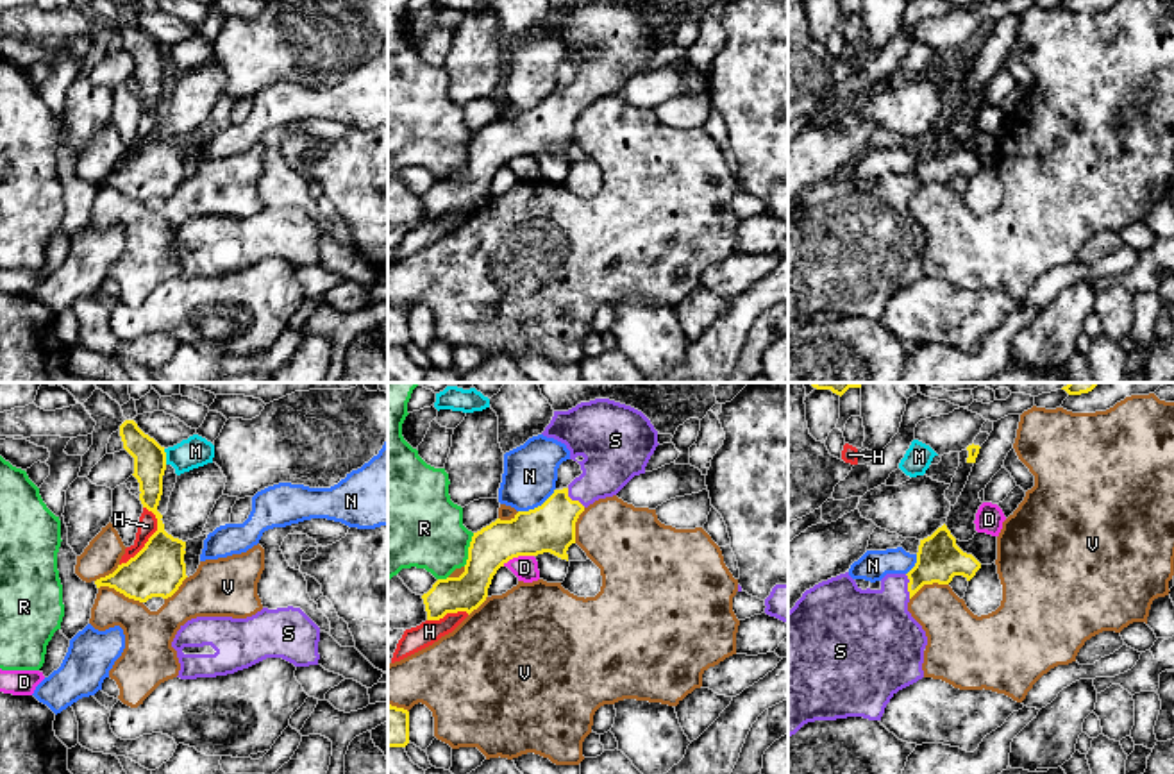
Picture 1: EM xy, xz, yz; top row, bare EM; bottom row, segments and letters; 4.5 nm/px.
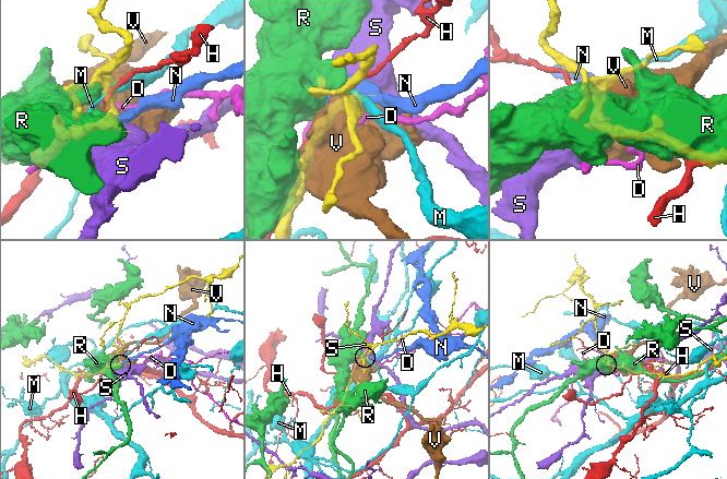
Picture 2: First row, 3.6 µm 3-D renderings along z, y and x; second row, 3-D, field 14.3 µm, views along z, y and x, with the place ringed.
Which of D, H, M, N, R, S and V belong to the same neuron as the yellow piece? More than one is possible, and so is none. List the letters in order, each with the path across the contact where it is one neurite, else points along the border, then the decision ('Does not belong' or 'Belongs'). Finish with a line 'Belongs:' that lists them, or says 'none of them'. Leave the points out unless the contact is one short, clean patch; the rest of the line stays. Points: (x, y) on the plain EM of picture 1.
D: Boundary: xz (533, 154), (513, 156), (503, 165). Does not belong
H: Does not belong
M: Boundary: xy (163, 49), (167, 63). Does not belong
N: Boundary: xz (554, 88), (540, 104), (519, 111). Does not belong
R: Does not belong
S: Path across: xz (551, 127), (574, 100), (612, 59). Belongs
V: Does not belong
Belongs: S

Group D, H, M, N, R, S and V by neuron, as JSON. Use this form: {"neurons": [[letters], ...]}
{"neurons": [["D"], ["H"], ["M"], ["N"], ["R"], ["S"], ["V"]]}

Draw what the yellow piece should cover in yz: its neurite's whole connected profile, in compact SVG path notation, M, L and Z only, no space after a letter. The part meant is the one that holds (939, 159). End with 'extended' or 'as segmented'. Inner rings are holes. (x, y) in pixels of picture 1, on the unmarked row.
M943 123L920 139L915 166L908 173L886 173L879 189L861 189L849 172L806 189L788 211L788 338L815 320L881 320L890 299L924 277L927 236L908 211L910 198L924 184L949 184L954 175L970 181L979 168Z; extended

